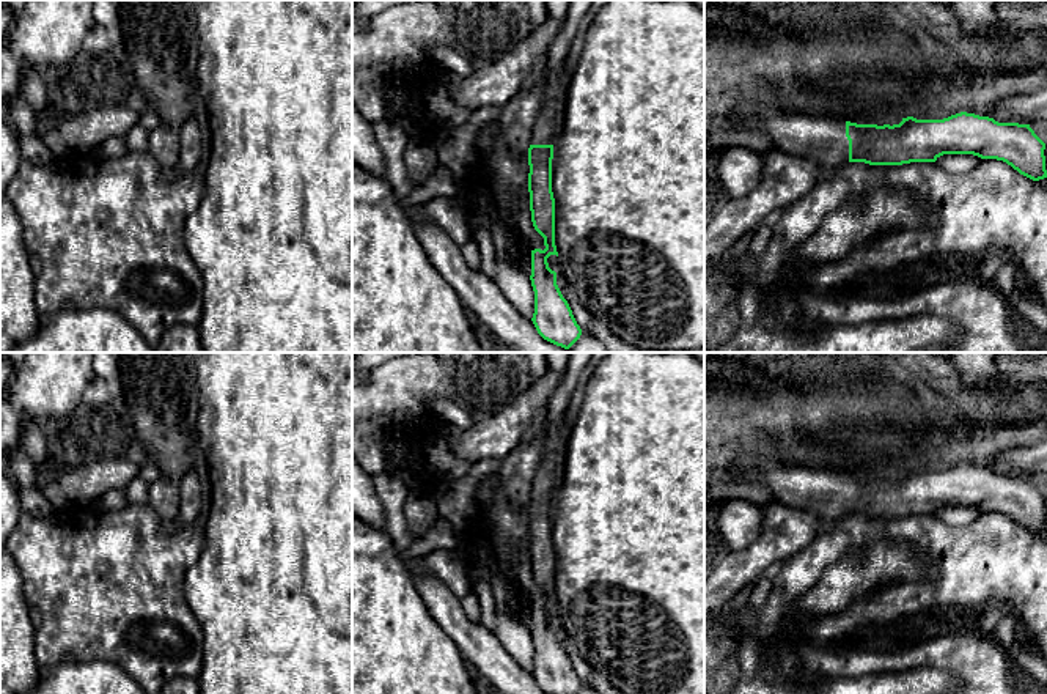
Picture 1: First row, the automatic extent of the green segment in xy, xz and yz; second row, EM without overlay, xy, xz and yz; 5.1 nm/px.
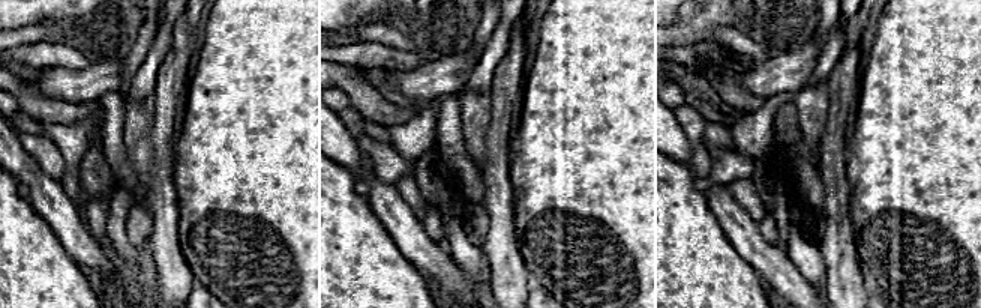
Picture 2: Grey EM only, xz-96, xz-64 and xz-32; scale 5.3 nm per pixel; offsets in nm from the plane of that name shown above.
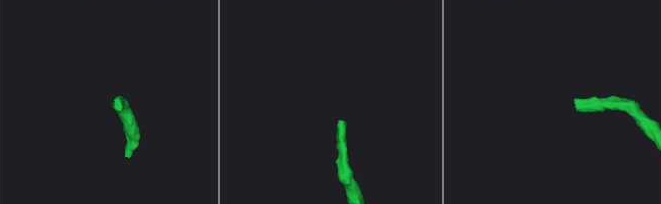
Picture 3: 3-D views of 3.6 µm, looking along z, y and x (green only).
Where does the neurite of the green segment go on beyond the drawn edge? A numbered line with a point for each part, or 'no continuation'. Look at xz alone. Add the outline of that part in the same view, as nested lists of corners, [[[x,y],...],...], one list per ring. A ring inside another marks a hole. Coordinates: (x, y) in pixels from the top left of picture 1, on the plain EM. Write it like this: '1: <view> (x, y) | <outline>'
1: xz (552, 446) | [[[561,419],[547,423],[541,441],[541,463],[533,478],[531,497],[553,497],[558,488],[558,474],[563,466],[564,441]]]

